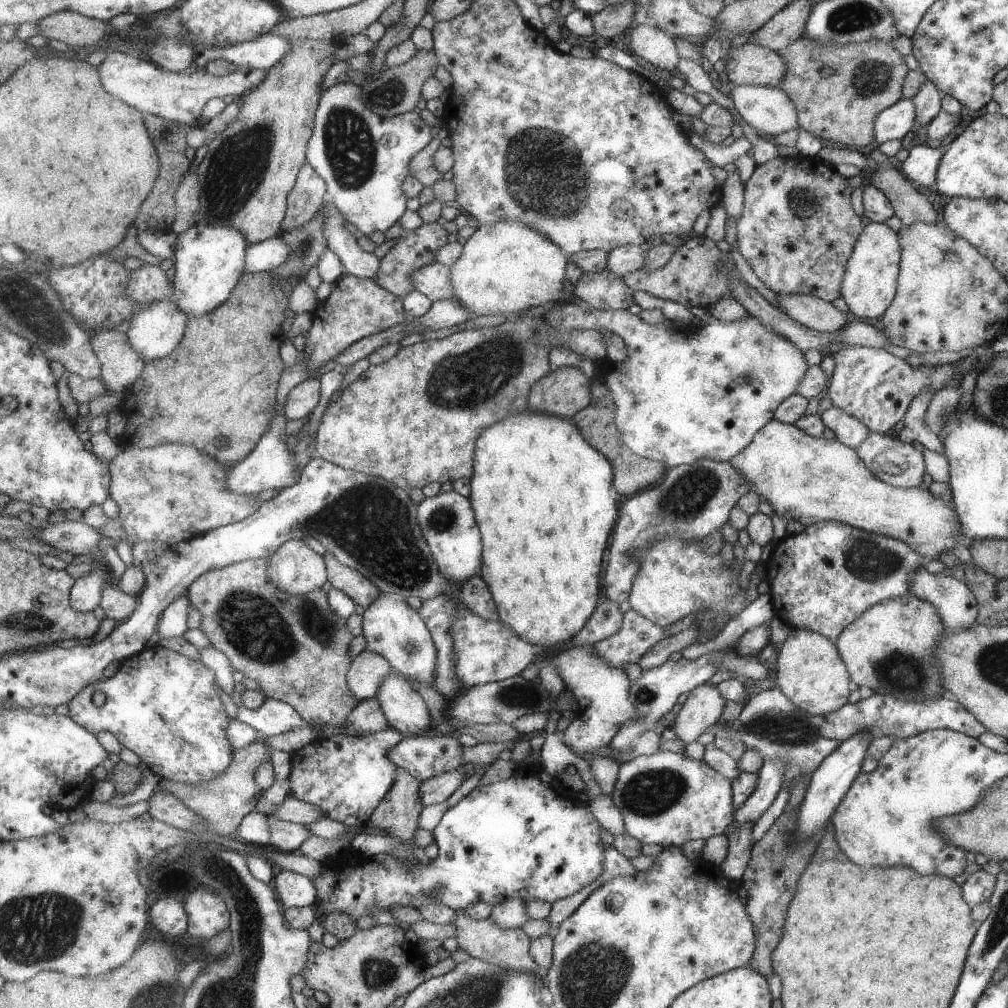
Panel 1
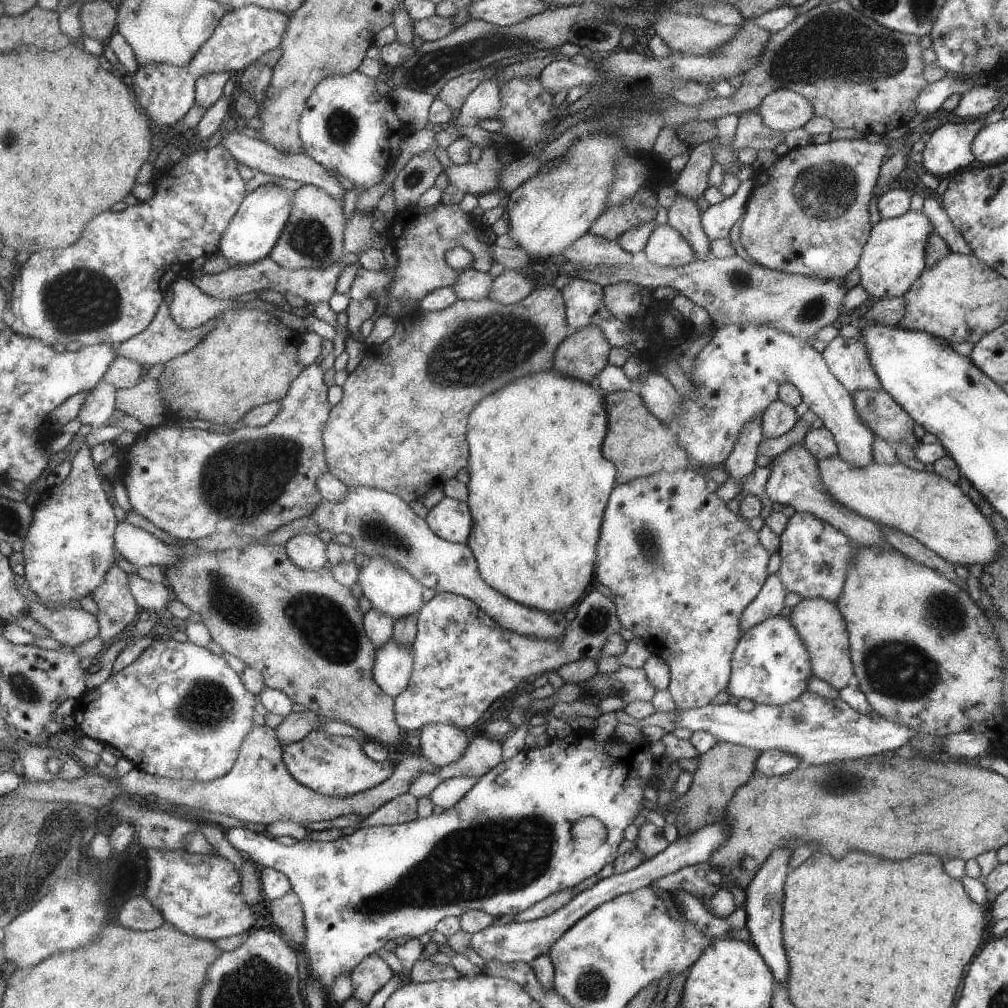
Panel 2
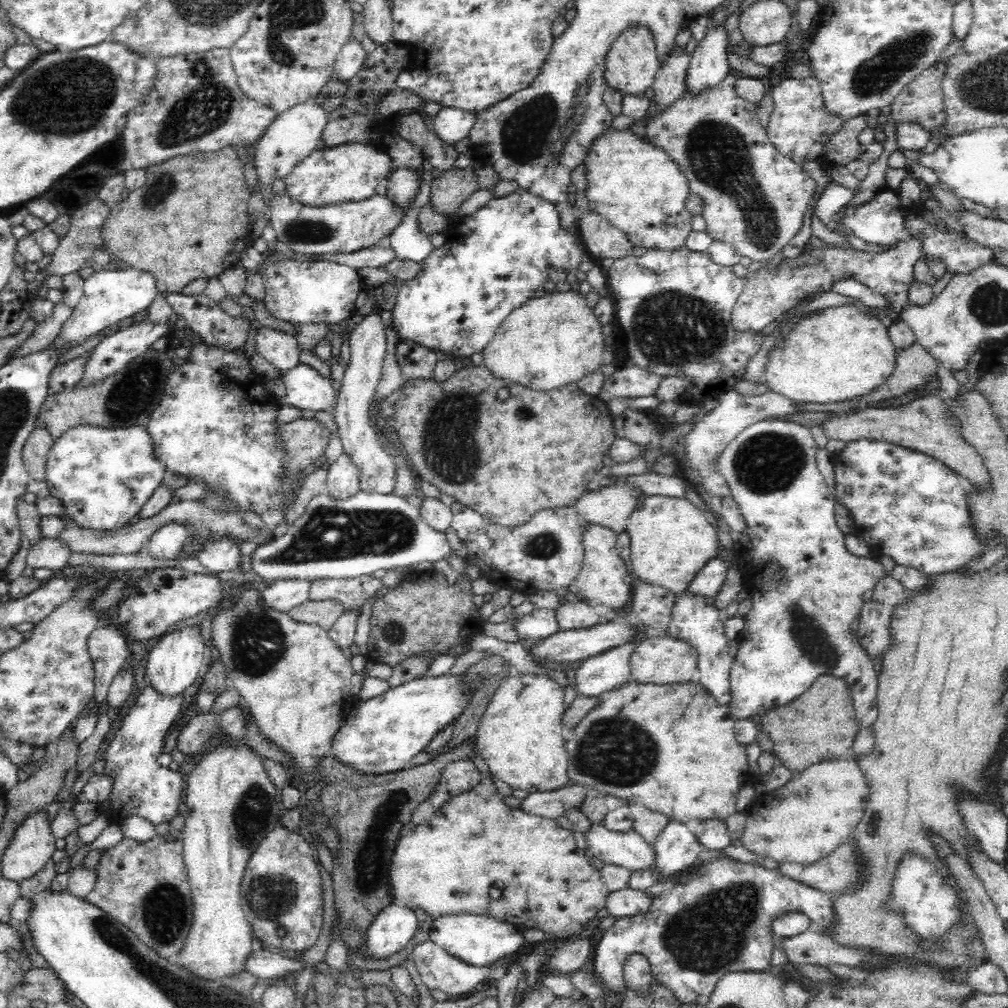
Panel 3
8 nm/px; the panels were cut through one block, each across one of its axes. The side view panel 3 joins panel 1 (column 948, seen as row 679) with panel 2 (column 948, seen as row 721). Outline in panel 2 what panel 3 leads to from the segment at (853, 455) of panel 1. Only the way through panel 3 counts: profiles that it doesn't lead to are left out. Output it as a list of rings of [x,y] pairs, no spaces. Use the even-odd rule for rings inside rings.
[[[837,454],[815,462],[819,480],[833,500],[881,528],[891,528],[911,536],[921,546],[935,552],[935,556],[947,560],[951,566],[987,566],[997,558],[1001,542],[993,530],[993,524],[981,514],[981,510],[977,510],[977,506],[973,506],[971,498],[961,490],[959,484],[937,476],[935,472],[915,472],[899,462],[893,466],[871,462],[869,466],[857,468]]]

